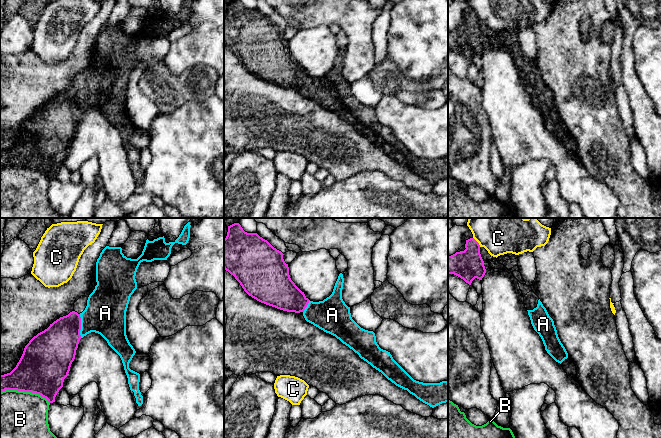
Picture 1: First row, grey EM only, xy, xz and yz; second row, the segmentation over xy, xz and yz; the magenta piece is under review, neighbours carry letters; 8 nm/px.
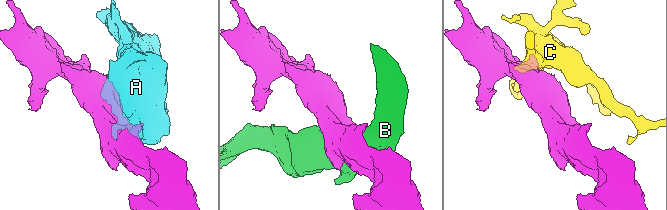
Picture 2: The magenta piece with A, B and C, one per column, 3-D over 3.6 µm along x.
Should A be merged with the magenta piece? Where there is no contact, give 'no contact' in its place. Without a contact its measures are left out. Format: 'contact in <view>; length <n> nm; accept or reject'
contact in xy; length 190 nm; accept

